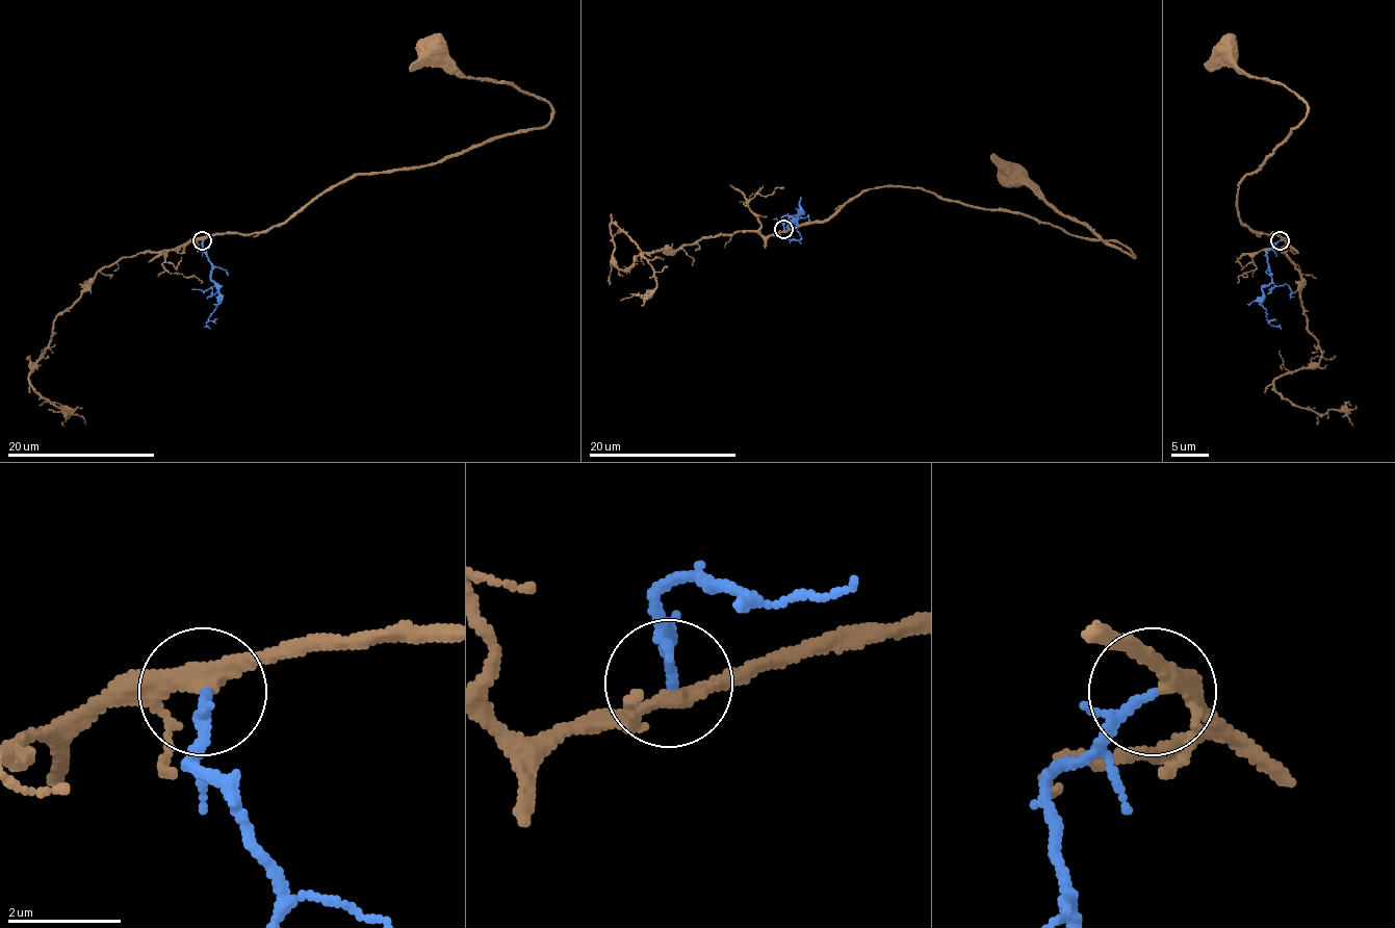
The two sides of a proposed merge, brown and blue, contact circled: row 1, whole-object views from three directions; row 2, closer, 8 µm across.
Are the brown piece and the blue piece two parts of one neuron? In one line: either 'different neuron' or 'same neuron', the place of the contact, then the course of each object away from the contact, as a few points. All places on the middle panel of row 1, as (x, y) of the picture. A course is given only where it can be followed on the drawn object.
same neuron; place (783, 229); course brown (784, 230), (823, 223), (871, 188), (908, 186), (1118, 241), (1133, 256), (1065, 217), (1013, 175); course blue (784, 229), (782, 220), (785, 215), (795, 222), (799, 210), (788, 220), (792, 230)

